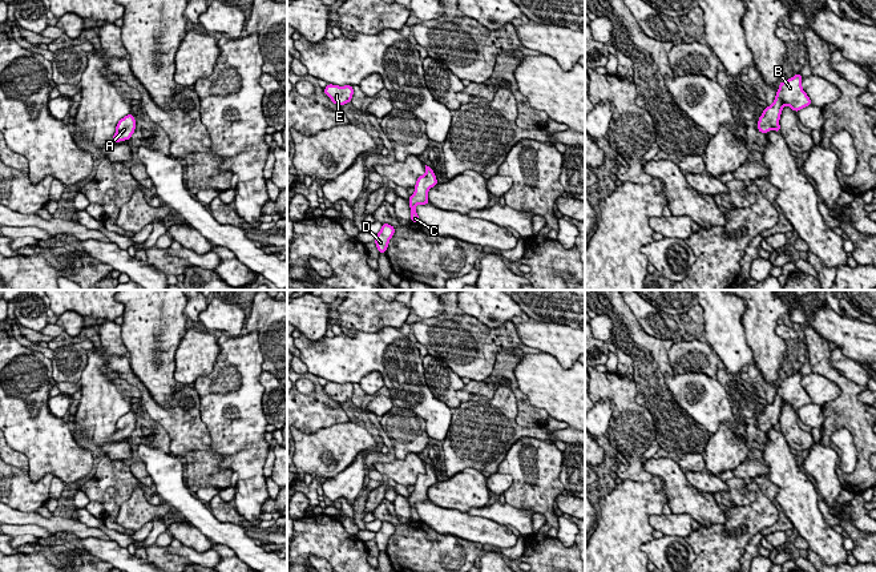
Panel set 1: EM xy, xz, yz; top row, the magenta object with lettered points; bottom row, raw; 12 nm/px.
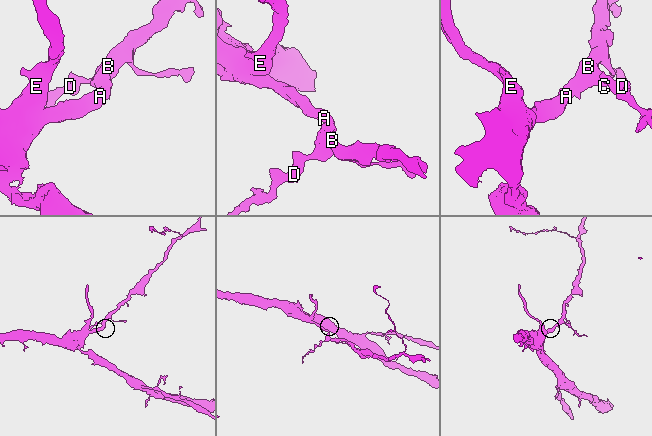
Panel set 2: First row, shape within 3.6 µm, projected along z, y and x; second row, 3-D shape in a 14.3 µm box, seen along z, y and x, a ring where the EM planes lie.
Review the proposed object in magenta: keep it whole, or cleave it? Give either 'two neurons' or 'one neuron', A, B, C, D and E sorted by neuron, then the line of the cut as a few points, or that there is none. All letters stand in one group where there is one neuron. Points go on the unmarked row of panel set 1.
one neuron; groups A B C D E; cut none

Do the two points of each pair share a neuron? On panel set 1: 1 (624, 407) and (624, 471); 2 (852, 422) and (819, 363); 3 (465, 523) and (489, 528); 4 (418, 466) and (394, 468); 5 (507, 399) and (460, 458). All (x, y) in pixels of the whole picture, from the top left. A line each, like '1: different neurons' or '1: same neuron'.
1: same neuron
2: same neuron
3: same neuron
4: same neuron
5: same neuron

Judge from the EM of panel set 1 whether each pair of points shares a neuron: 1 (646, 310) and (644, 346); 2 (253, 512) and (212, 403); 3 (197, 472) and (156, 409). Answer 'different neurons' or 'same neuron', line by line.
1: different neurons
2: same neuron
3: same neuron

